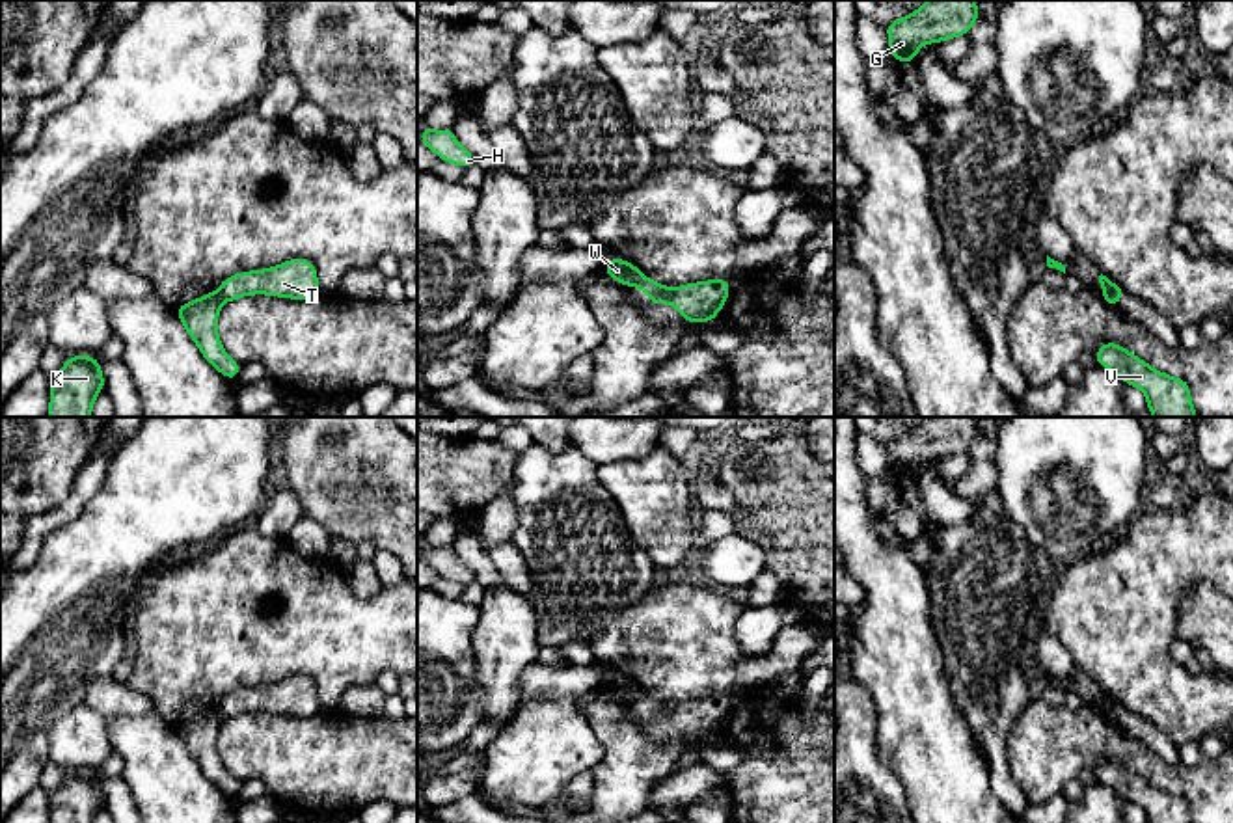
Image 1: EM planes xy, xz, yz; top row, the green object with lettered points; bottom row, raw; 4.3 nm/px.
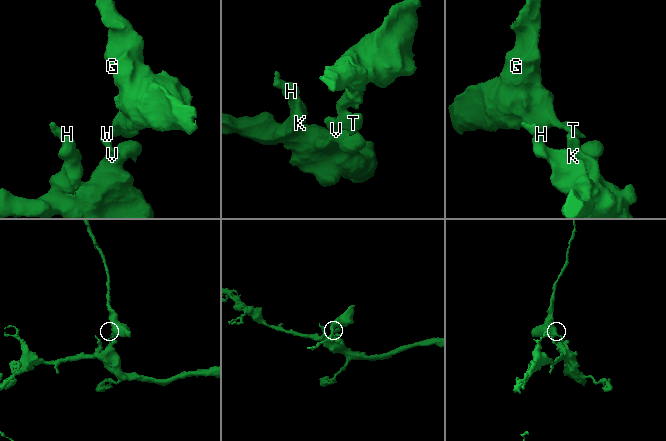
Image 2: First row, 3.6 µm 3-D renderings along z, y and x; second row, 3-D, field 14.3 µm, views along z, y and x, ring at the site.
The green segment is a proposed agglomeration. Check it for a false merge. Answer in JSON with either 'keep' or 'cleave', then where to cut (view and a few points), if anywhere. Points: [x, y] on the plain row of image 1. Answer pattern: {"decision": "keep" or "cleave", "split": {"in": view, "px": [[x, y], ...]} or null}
{"decision": "cleave", "split": {"in": "xz", "px": [[639, 691], [632, 702]]}}

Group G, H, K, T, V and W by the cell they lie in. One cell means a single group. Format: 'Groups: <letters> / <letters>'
Groups: G T / H K V W

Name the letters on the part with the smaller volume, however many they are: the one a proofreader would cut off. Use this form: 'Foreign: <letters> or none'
Foreign: G, T

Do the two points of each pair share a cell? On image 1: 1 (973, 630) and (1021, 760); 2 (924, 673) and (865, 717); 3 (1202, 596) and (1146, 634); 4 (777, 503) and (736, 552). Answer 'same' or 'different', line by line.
1: different
2: different
3: different
4: different

